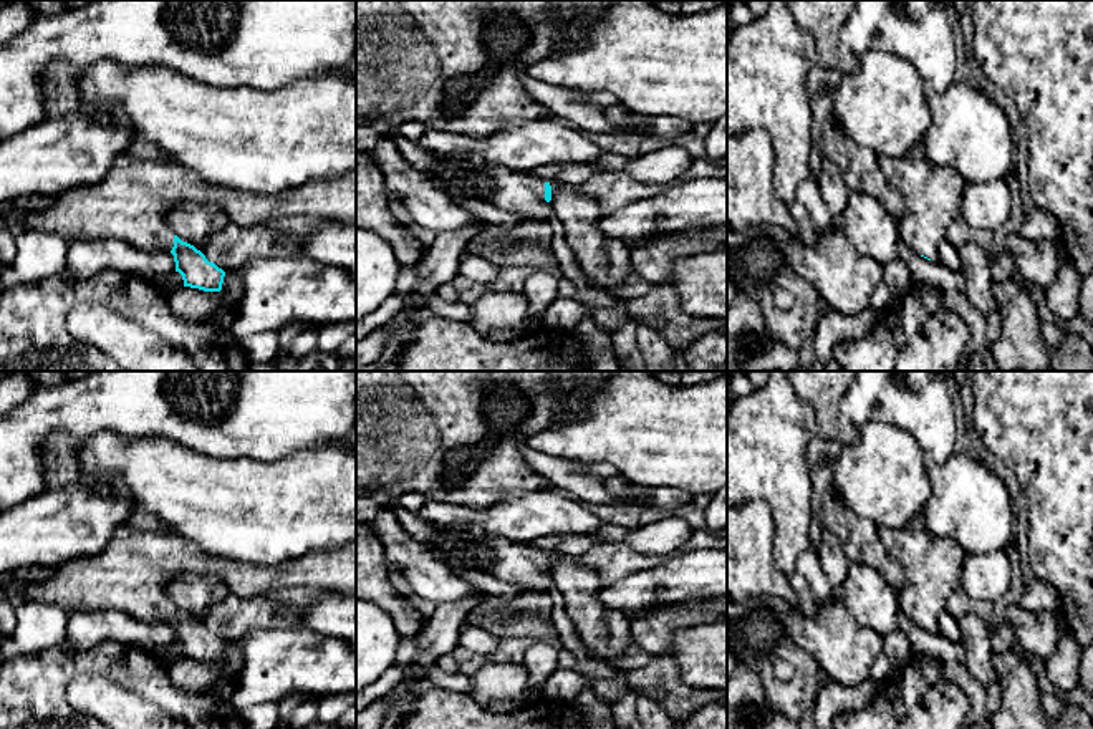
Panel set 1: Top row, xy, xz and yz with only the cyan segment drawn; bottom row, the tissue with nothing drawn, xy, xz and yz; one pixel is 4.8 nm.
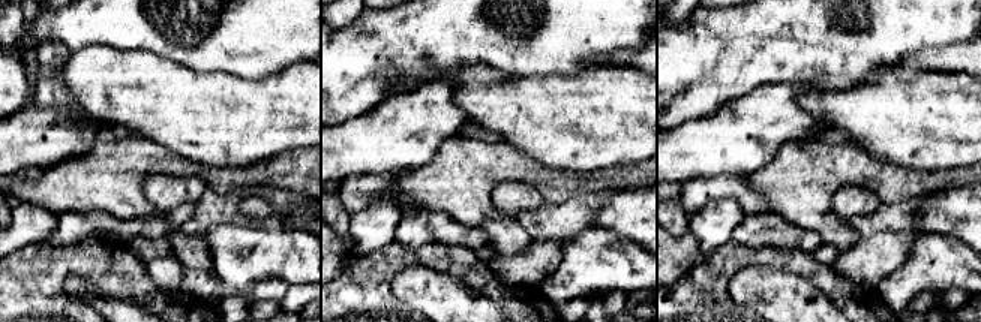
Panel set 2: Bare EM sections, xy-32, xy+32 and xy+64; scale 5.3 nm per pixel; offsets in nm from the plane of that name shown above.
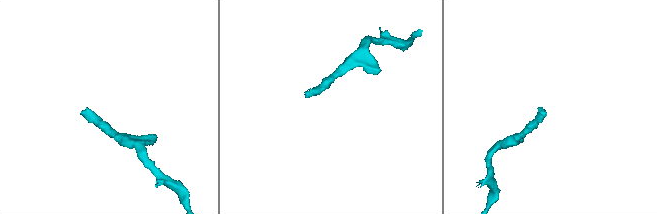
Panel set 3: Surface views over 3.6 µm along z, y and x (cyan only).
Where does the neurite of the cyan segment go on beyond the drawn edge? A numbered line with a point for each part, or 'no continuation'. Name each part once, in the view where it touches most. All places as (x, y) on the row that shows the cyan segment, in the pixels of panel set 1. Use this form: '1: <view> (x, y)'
1: xz (510, 191)

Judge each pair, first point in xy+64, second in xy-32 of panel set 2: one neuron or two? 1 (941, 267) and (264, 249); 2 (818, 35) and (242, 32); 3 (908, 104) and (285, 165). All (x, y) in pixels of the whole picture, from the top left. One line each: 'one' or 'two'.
1: one
2: one
3: two

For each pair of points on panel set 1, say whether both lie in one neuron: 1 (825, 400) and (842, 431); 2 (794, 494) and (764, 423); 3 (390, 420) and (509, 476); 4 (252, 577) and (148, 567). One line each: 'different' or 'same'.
1: same
2: same
3: same
4: same

